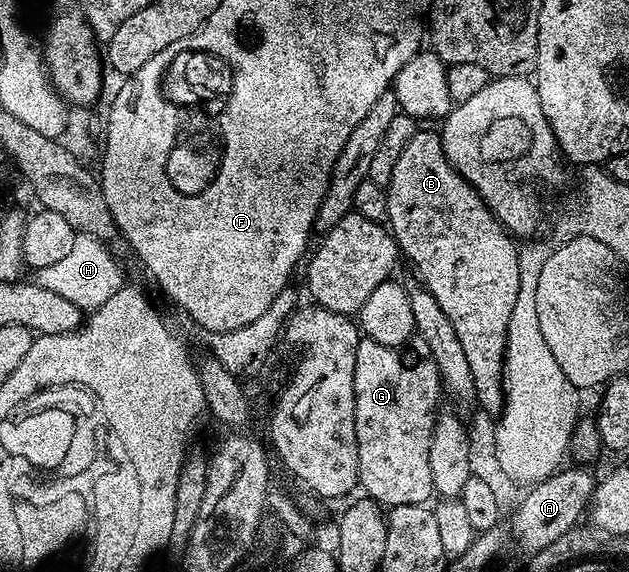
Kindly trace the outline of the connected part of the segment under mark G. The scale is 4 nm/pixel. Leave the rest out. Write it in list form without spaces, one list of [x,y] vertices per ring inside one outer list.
[[[417,337],[412,340],[411,348],[413,352],[409,356],[404,355],[401,347],[388,347],[379,345],[379,341],[358,338],[357,348],[355,349],[355,441],[357,442],[357,477],[360,486],[365,486],[364,494],[373,502],[381,504],[382,508],[388,509],[398,507],[399,505],[415,505],[416,503],[425,505],[430,502],[429,495],[434,494],[433,482],[431,481],[431,461],[429,460],[429,450],[431,449],[431,433],[433,432],[433,421],[438,414],[437,398],[443,395],[441,385],[441,376],[437,373],[435,361],[428,355],[429,347],[421,338]]]

